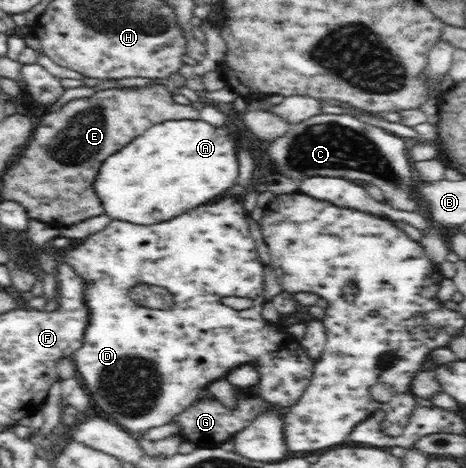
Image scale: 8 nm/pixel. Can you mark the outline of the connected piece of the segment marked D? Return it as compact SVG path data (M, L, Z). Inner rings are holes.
M234 197L222 199L218 203L206 203L199 205L196 209L183 213L180 217L172 219L172 221L161 221L160 223L152 223L148 225L136 225L129 221L110 221L108 227L102 231L98 231L96 235L88 236L84 242L78 244L75 248L67 251L64 261L69 263L78 275L82 275L87 281L88 298L87 304L91 311L91 322L87 325L84 334L84 343L82 347L74 354L74 363L76 363L77 371L84 380L86 389L90 391L94 403L98 409L102 409L108 419L118 423L120 426L128 430L135 436L141 435L152 427L160 427L166 423L172 424L173 421L187 410L199 397L201 389L207 387L210 382L214 382L220 378L226 378L232 370L244 364L250 364L255 361L255 369L259 373L259 382L254 385L259 389L261 397L267 403L277 403L278 405L287 405L291 407L302 397L304 390L308 387L314 371L315 359L308 357L303 350L300 341L290 339L288 332L280 330L280 327L274 323L264 323L262 318L262 305L265 303L264 291L266 284L264 283L264 261L260 259L260 253L257 251L255 240L251 236L242 202ZM139 283L148 283L148 285L161 286L166 288L174 296L174 306L162 310L148 310L142 306L136 305L129 297L129 291L133 286ZM222 297L248 297L252 299L252 307L244 310L232 309L226 305L220 304Z

